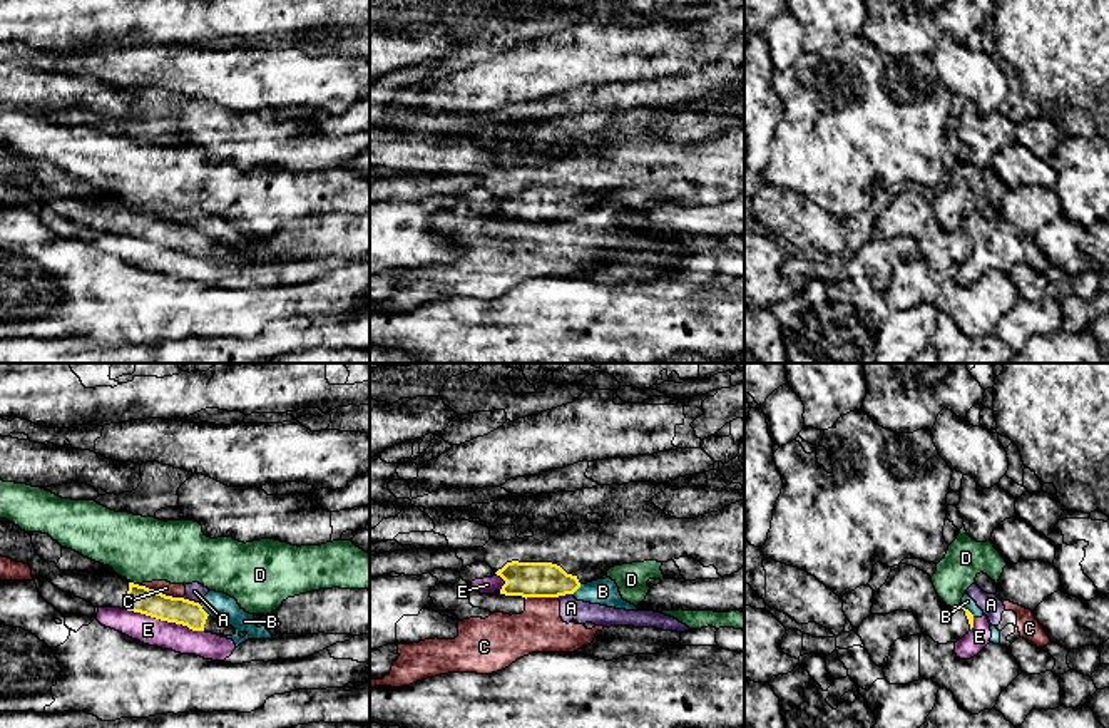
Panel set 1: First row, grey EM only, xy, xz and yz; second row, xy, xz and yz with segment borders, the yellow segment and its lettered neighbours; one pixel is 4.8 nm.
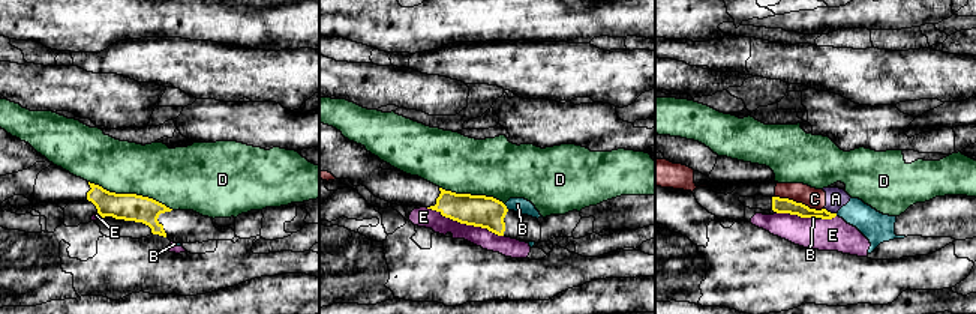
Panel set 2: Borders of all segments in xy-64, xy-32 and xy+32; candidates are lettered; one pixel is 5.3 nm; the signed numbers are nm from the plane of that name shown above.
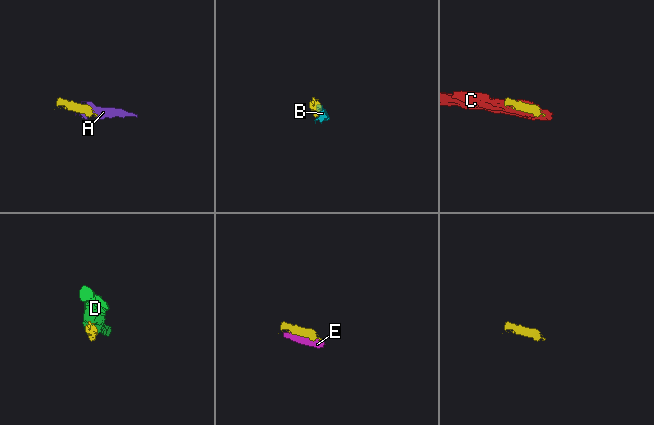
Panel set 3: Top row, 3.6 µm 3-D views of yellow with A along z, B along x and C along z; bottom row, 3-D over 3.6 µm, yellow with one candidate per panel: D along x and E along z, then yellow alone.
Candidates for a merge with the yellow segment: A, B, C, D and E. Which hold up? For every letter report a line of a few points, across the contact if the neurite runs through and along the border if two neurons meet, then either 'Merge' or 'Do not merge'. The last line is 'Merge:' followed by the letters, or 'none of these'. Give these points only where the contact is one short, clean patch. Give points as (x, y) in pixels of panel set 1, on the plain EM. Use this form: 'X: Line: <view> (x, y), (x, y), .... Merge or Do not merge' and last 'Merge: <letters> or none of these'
A: Line: xy (183, 223), (199, 230). Do not merge
B: Line: xy (199, 230), (209, 240). Do not merge
C: Line: xy (137, 210), (183, 223). Do not merge
D: Do not merge
E: Line: xy (122, 233), (203, 256). Do not merge
Merge: none of these

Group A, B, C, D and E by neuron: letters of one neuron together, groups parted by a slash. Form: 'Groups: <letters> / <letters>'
Groups: A B C E / D

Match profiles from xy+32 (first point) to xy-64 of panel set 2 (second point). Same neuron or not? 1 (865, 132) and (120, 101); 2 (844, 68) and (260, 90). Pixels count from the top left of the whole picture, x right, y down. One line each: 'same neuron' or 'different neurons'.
1: different neurons
2: same neuron

